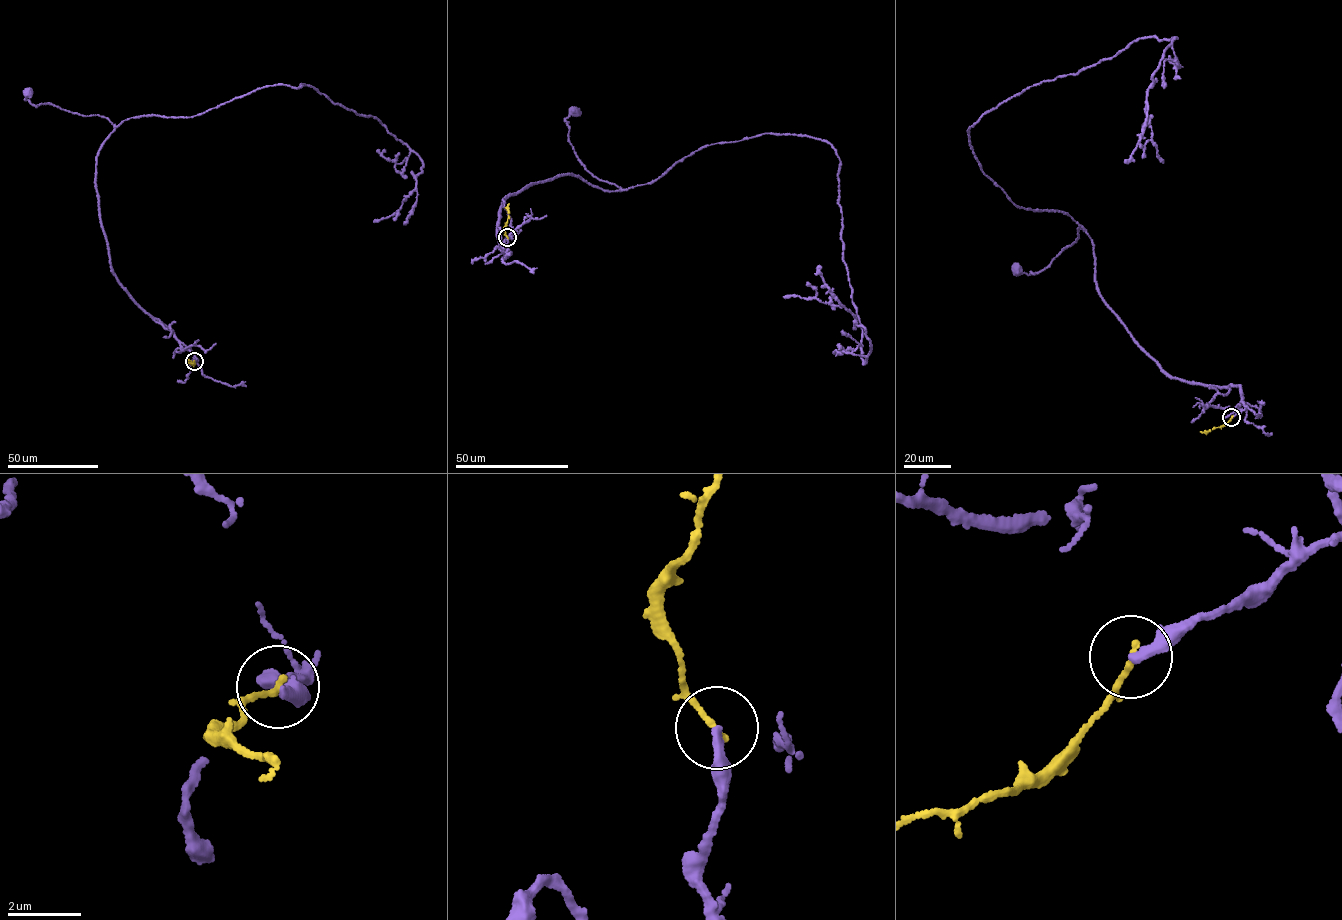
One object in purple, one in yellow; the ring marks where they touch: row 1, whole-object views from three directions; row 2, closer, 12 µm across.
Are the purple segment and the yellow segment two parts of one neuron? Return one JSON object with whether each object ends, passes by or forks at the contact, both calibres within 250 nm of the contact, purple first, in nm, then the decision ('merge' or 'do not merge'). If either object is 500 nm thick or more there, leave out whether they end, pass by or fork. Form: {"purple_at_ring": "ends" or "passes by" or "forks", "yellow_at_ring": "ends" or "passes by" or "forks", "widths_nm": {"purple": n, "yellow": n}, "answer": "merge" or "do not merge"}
{"purple_at_ring": "ends", "yellow_at_ring": "ends", "widths_nm": {"purple": 280, "yellow": 160}, "answer": "merge"}

